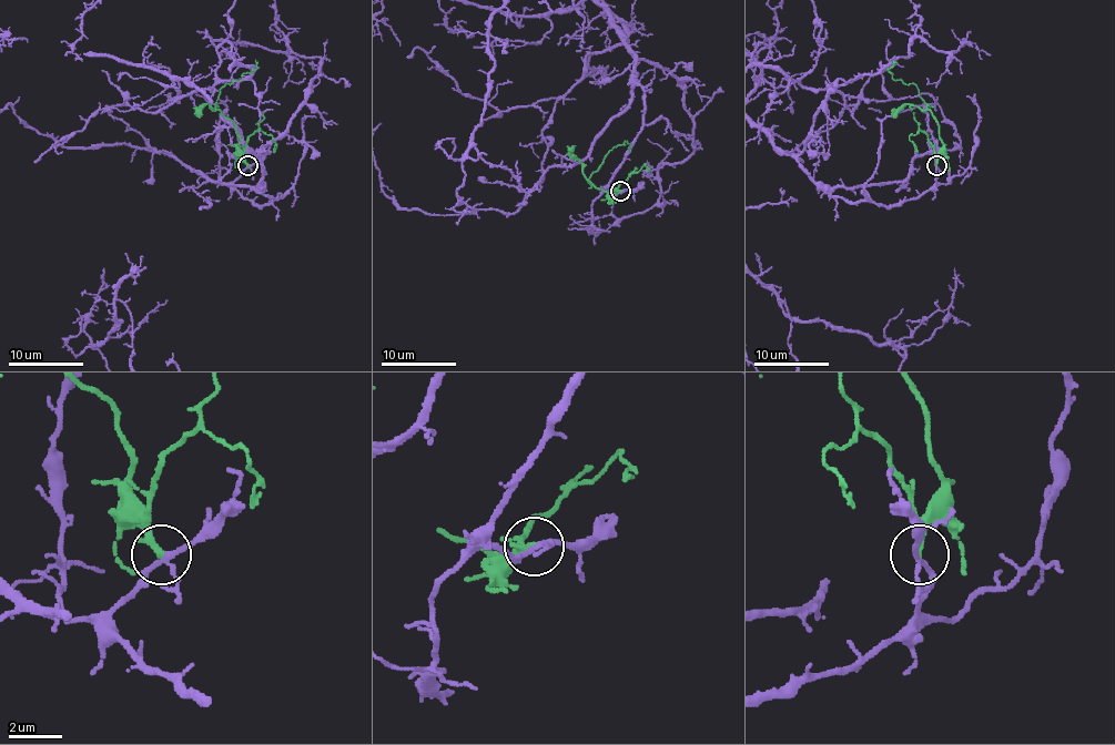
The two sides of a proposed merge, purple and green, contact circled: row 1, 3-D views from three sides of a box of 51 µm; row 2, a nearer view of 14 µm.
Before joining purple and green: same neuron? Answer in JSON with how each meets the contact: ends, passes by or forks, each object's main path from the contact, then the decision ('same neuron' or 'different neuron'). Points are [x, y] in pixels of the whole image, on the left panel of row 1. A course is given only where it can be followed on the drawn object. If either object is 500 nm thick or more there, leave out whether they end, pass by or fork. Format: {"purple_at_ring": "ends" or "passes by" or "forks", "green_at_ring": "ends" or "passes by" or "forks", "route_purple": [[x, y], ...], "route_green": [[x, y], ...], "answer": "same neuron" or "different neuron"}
{"purple_at_ring": "forks", "green_at_ring": "ends", "route_green": [[249, 165], [239, 146], [235, 124], [216, 103], [218, 94], [227, 83], [242, 78], [257, 62]], "answer": "different neuron"}

